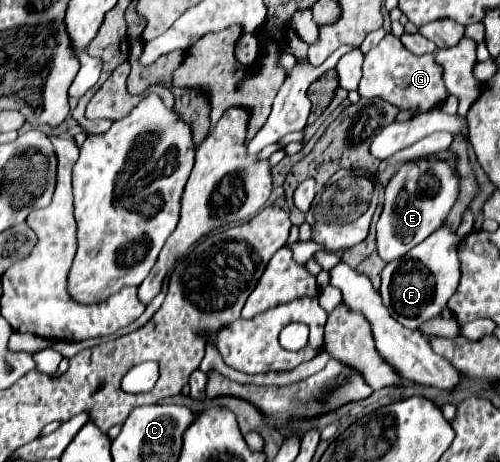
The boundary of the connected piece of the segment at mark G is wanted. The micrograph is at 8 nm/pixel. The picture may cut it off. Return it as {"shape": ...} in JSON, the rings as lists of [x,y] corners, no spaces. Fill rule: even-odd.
{"shape":[[[386,34],[382,42],[370,50],[362,64],[362,80],[358,86],[360,98],[380,98],[392,106],[396,106],[400,112],[410,110],[414,116],[420,112],[434,110],[446,102],[450,96],[444,80],[442,80],[442,66],[436,62],[434,54],[422,54],[416,56],[408,50],[404,50],[404,44],[400,38]]]}

